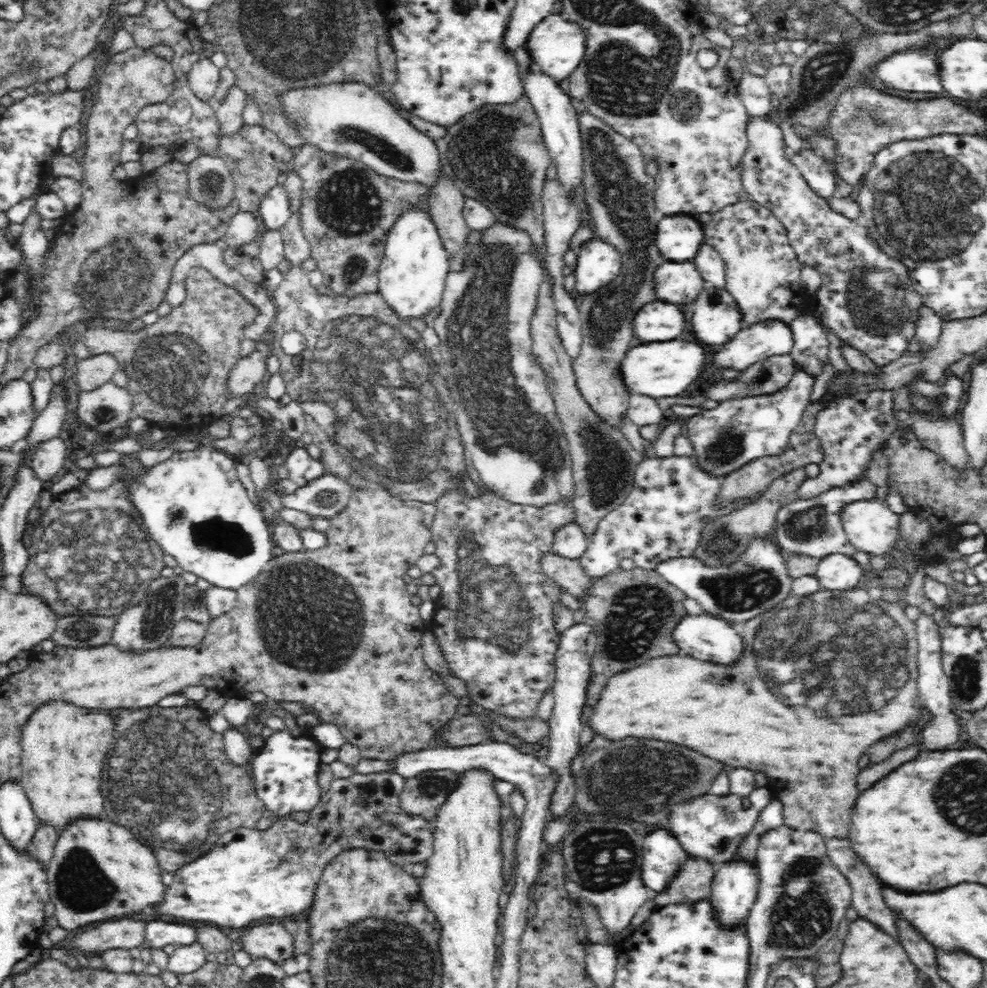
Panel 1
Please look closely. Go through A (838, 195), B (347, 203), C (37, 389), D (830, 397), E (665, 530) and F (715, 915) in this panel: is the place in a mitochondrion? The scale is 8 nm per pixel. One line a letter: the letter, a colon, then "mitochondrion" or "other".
A: other
B: mitochondrion
C: other
D: other
E: other
F: other

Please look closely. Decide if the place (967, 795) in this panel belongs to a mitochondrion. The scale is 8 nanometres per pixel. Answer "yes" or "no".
yes

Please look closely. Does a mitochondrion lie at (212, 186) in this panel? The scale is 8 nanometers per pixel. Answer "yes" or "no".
yes

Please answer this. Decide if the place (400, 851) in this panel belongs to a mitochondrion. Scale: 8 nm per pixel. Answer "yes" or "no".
no

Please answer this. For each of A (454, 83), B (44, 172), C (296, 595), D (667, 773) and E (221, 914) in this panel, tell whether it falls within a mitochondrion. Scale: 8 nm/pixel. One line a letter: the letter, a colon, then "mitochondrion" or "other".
A: other
B: other
C: mitochondrion
D: mitochondrion
E: other

